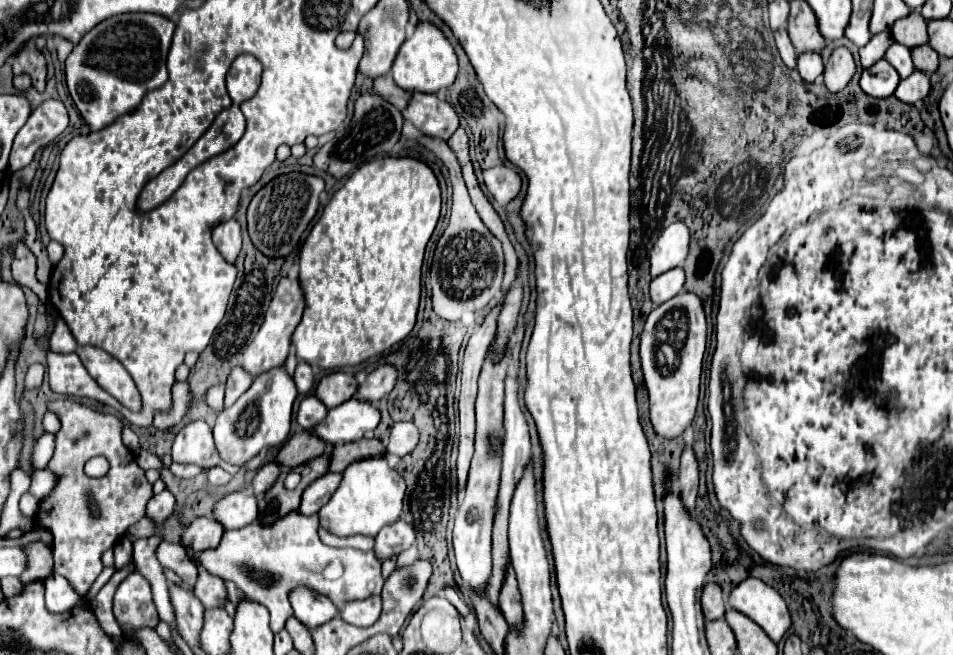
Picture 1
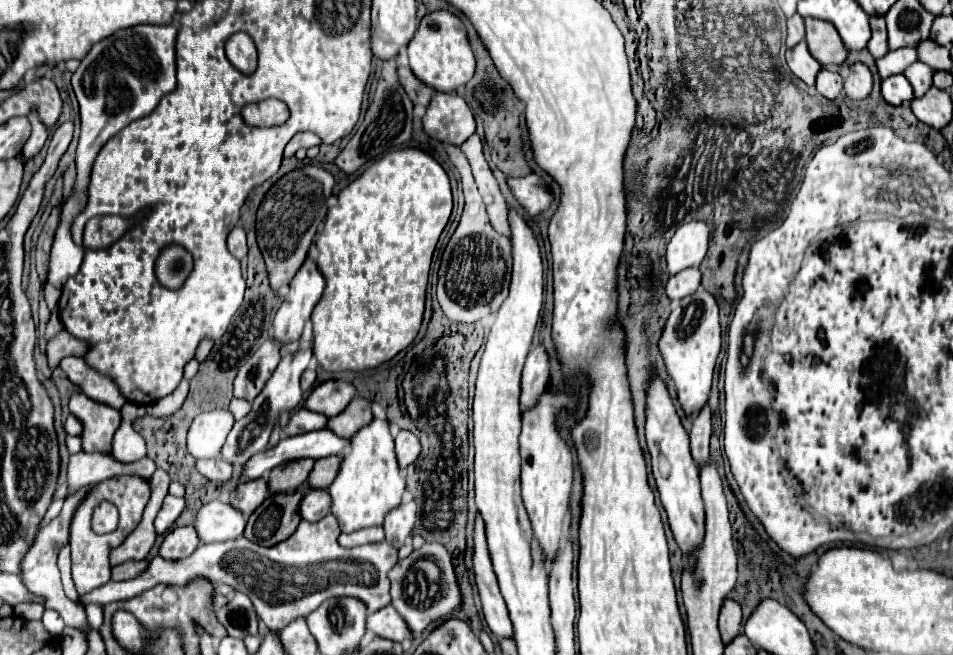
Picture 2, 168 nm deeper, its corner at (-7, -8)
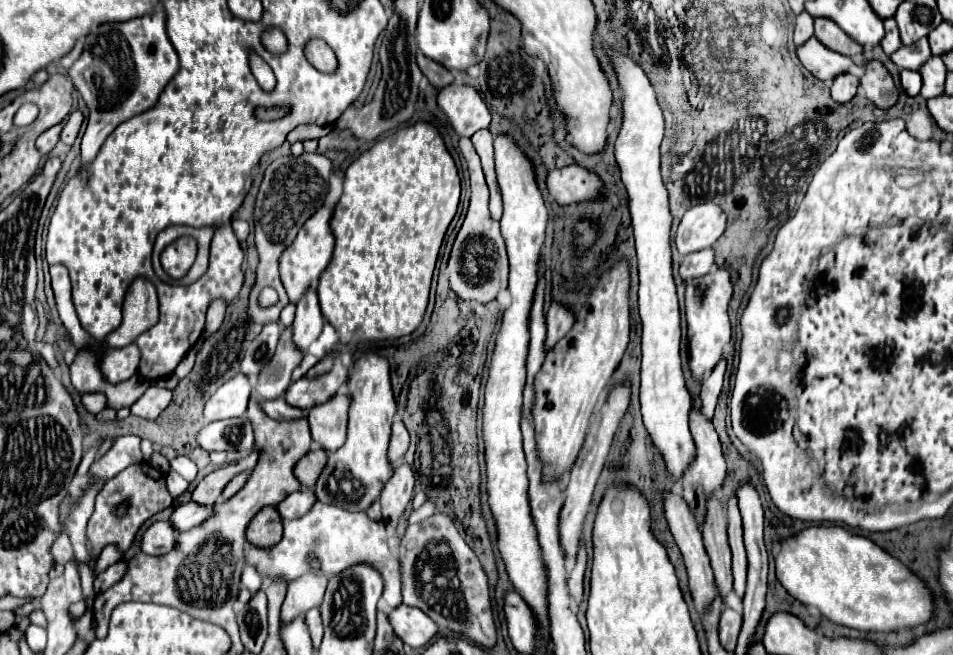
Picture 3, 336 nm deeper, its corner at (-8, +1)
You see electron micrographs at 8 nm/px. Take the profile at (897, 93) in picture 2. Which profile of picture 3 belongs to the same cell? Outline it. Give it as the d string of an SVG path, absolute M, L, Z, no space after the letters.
M900 71L900 85L906 91L906 95L914 97L914 95L918 95L918 91L922 87L922 77L918 71Z

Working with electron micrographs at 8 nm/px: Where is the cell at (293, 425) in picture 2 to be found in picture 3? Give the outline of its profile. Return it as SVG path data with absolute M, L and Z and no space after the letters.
M274 399L274 401L262 401L262 409L266 411L268 417L276 421L296 421L306 417L306 411L288 405L284 399Z

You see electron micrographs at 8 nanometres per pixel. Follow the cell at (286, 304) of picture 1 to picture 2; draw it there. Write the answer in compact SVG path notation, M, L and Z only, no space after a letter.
M307 258L291 280L291 288L275 316L273 338L279 344L299 340L305 322L309 320L315 304L319 302L325 288L325 278L319 272L315 260Z

